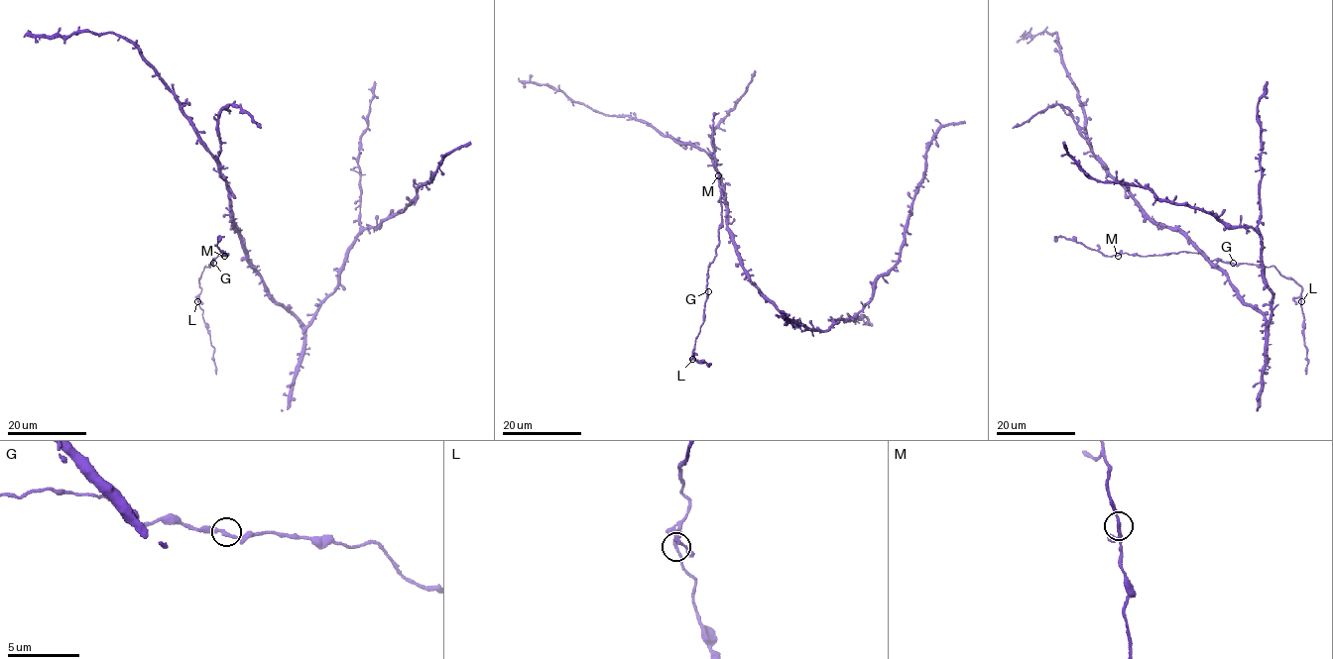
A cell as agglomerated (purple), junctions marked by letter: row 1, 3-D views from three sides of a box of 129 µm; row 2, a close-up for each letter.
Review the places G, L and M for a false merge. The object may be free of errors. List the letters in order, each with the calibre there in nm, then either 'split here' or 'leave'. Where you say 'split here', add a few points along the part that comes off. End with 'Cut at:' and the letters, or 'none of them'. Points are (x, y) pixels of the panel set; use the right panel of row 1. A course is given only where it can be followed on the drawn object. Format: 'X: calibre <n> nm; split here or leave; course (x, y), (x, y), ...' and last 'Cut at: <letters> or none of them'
G: calibre 200 nm; leave
L: calibre 180 nm; leave
M: calibre 200 nm; leave
Cut at: none of them

